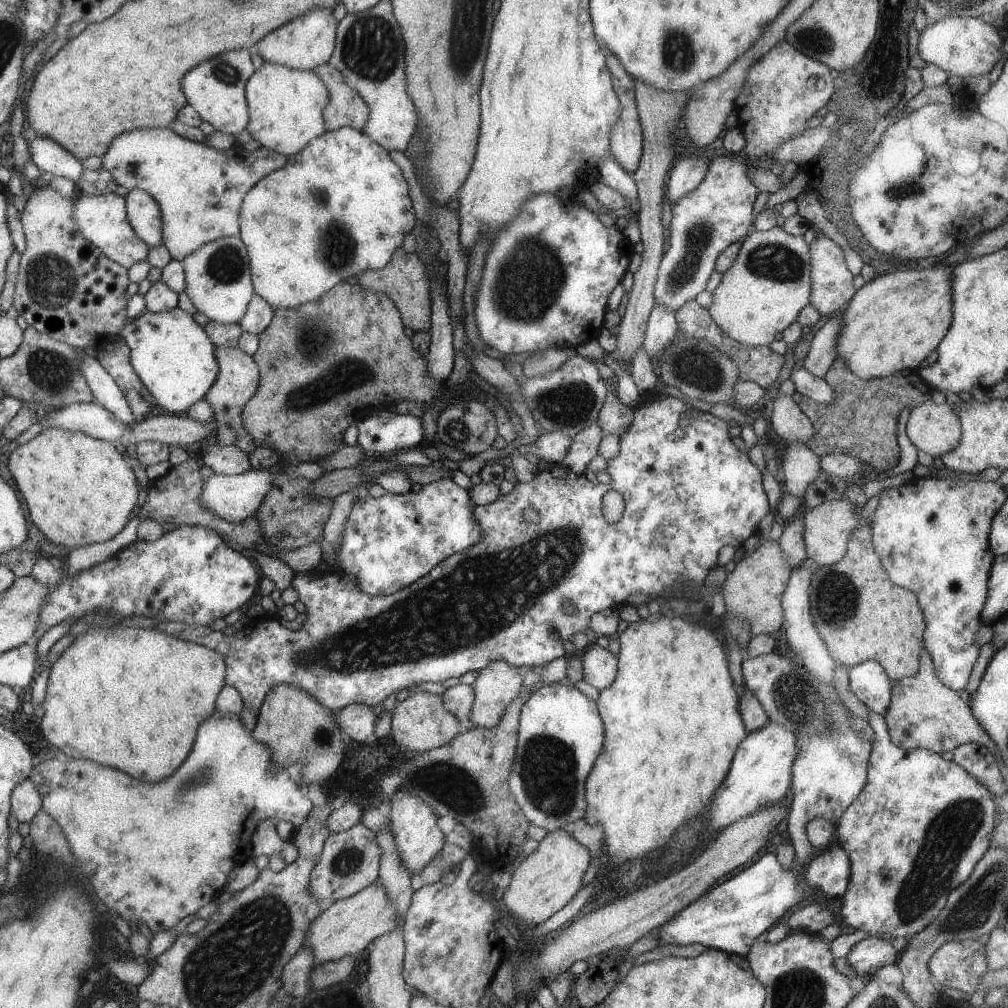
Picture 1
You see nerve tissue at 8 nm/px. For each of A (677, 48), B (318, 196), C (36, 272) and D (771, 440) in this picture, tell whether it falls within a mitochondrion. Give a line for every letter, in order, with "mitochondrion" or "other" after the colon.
A: mitochondrion
B: mitochondrion
C: mitochondrion
D: other

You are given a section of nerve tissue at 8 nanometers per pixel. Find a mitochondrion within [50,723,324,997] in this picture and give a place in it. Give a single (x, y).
(204, 773)

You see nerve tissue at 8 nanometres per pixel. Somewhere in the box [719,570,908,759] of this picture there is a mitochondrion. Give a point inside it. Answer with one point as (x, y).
(810, 714)

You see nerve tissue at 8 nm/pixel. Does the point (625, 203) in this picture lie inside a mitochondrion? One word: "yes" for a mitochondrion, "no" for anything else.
no

